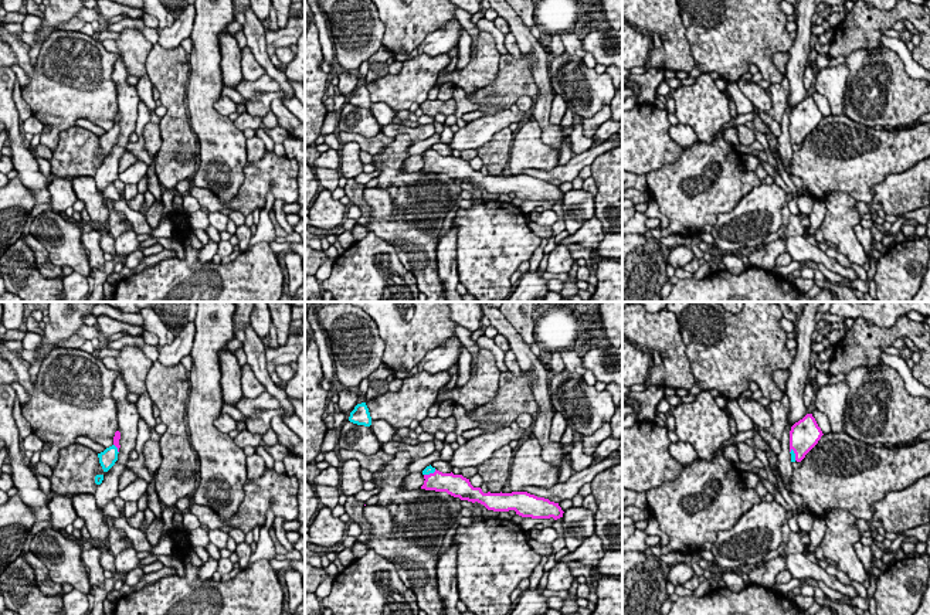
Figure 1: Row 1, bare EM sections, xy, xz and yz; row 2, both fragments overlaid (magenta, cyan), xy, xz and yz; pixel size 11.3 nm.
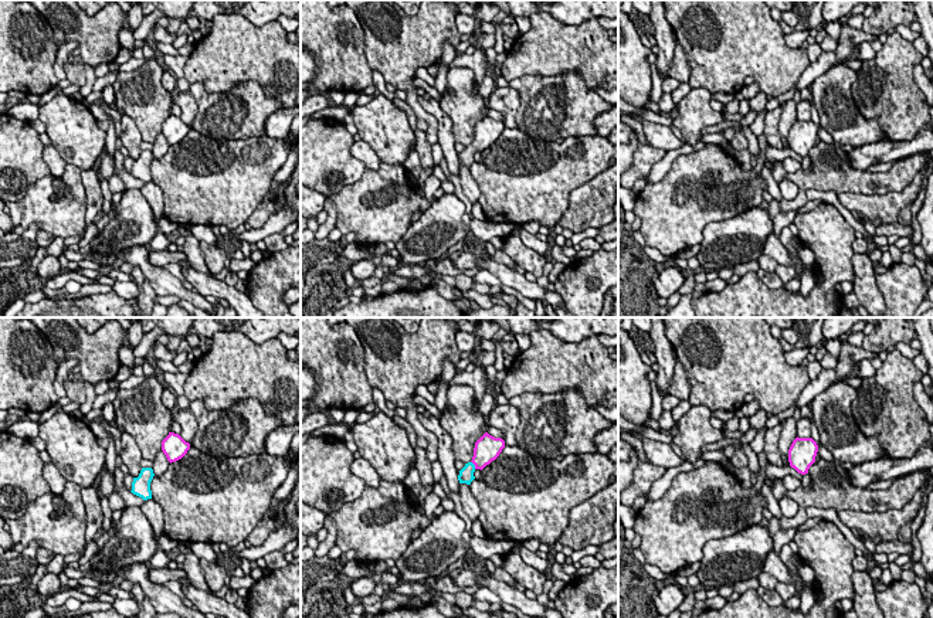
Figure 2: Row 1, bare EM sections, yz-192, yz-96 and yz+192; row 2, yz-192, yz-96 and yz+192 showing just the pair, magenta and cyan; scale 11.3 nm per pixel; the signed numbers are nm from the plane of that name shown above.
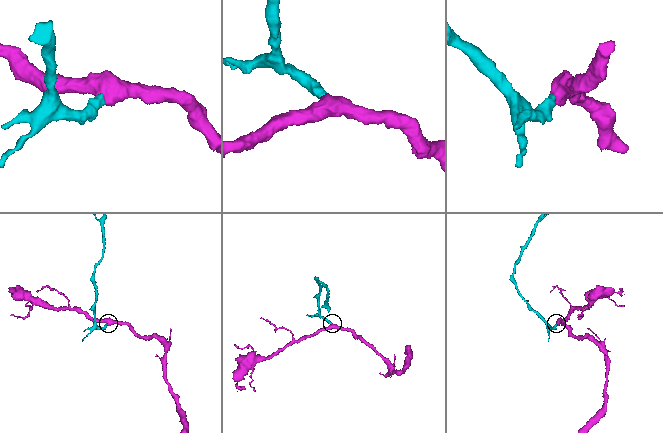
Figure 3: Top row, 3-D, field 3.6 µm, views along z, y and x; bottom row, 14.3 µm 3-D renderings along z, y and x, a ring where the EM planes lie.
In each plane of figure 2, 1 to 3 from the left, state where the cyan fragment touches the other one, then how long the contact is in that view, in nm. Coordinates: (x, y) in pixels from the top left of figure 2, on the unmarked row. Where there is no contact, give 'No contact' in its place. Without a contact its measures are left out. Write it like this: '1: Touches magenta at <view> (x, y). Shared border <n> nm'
1: No contact
2: Touches magenta at yz-96 (474, 146). Shared border 110 nm
3: No contact

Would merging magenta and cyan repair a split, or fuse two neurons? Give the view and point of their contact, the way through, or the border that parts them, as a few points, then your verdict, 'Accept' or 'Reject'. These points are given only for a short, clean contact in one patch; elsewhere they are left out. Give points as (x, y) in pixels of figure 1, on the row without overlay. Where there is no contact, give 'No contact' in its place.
Touches magenta at yz (794, 135). Path across: yz (804, 118), (794, 135), (793, 138). Accept

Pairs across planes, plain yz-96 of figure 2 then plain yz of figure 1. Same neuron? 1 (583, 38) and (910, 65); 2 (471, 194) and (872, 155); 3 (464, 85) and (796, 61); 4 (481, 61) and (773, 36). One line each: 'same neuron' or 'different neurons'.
1: different neurons
2: different neurons
3: different neurons
4: different neurons

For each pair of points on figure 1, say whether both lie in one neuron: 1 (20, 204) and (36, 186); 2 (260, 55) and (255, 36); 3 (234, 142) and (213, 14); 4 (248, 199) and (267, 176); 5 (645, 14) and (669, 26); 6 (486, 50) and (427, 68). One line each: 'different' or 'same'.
1: different
2: same
3: same
4: same
5: same
6: different

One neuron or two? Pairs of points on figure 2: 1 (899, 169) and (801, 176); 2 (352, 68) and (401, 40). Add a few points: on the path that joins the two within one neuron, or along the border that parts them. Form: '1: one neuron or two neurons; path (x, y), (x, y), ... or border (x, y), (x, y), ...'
1: one neuron; path (875, 180), (825, 177)
2: two neurons; border (362, 27), (365, 57), (372, 71)

